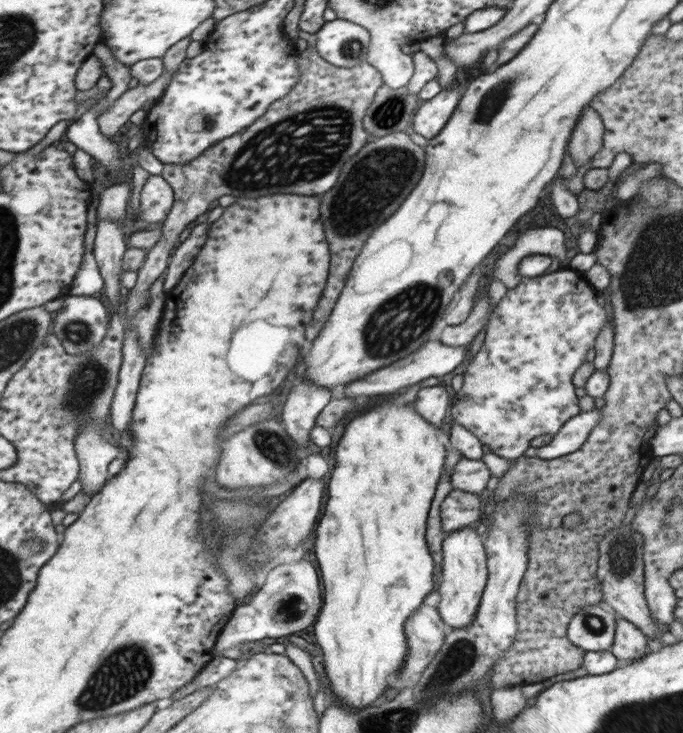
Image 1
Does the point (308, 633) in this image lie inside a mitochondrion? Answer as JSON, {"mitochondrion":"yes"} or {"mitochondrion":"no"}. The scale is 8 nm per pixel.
{"mitochondrion":"no"}

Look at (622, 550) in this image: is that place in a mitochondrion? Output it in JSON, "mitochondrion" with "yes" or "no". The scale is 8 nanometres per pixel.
{"mitochondrion":"yes"}

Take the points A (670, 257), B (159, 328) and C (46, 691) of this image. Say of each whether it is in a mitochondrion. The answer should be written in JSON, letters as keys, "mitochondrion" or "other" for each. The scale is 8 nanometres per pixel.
{"A":"mitochondrion","B":"other","C":"other"}

